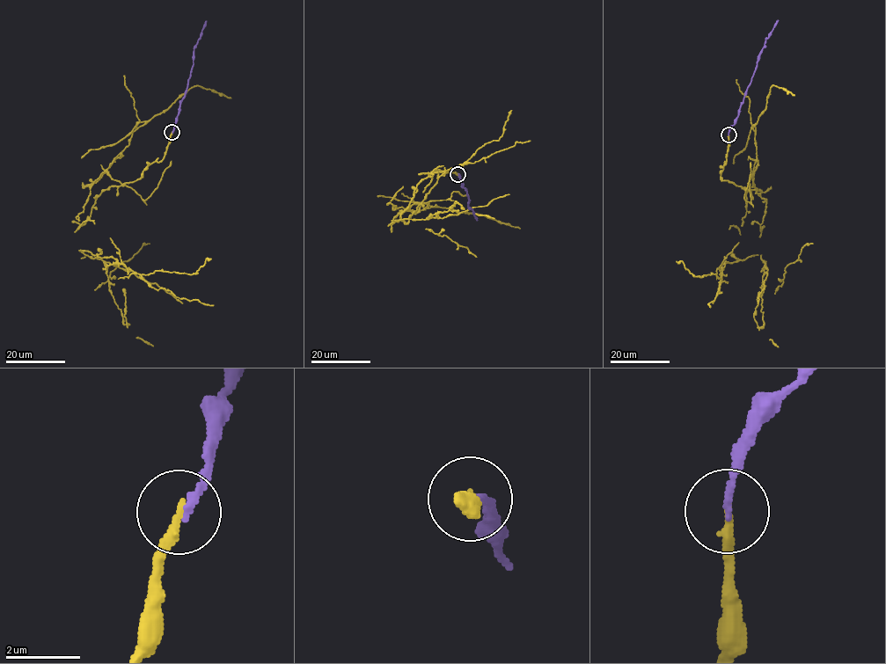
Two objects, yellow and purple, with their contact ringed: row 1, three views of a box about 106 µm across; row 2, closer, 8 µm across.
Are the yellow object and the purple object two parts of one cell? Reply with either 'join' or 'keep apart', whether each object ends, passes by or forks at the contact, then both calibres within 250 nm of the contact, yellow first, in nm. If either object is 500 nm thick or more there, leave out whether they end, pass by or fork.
keep apart; yellow ends; purple ends; calibres 260 and 190 nm

